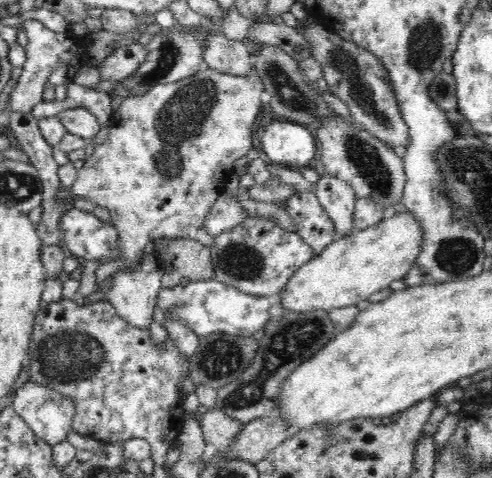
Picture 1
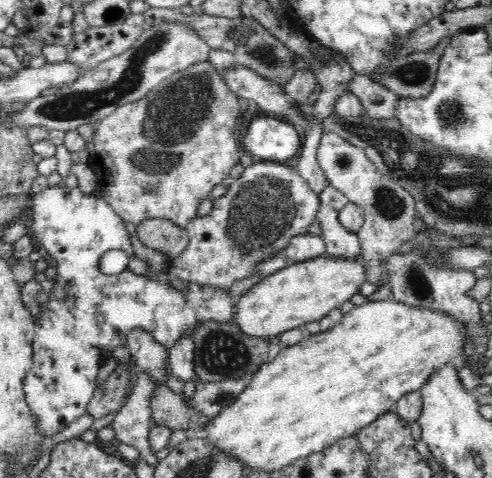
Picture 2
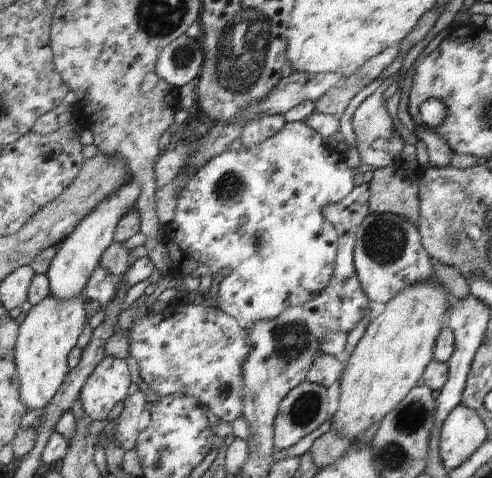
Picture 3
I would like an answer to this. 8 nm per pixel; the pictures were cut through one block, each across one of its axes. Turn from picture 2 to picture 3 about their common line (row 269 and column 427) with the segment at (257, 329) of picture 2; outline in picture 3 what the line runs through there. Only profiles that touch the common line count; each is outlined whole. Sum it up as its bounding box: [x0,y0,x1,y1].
[333,282,449,442]

